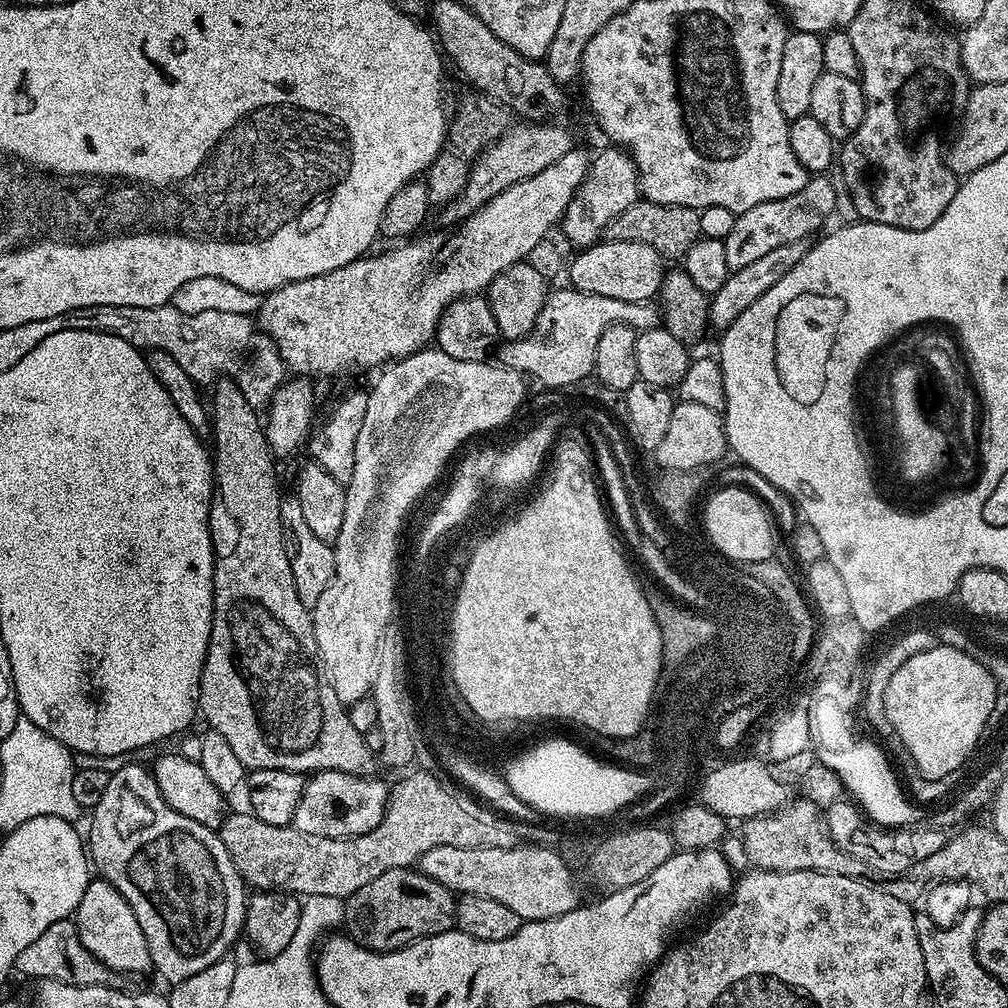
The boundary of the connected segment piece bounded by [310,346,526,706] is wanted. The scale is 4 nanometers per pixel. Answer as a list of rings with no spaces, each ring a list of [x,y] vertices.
[[[425,346],[412,356],[403,356],[402,359],[389,363],[380,374],[381,376],[376,380],[376,385],[370,388],[368,392],[366,415],[362,421],[362,430],[358,430],[358,443],[354,446],[354,474],[350,474],[350,482],[344,489],[346,494],[346,515],[342,517],[342,530],[336,535],[334,541],[336,577],[330,582],[330,586],[326,586],[326,590],[322,590],[322,598],[318,598],[318,602],[311,605],[310,608],[312,625],[314,626],[314,638],[318,646],[322,671],[328,677],[330,686],[334,686],[334,694],[338,694],[338,698],[345,706],[351,706],[371,693],[372,679],[375,672],[375,654],[377,653],[376,637],[380,635],[381,628],[386,628],[386,624],[394,620],[392,611],[396,608],[396,588],[398,592],[396,559],[400,556],[400,531],[403,530],[404,523],[407,522],[408,515],[412,512],[412,507],[419,502],[420,496],[427,494],[428,487],[439,478],[440,471],[448,464],[448,459],[453,455],[452,460],[469,440],[483,433],[495,433],[497,430],[503,429],[500,427],[520,408],[520,403],[524,400],[524,383],[526,383],[525,377],[517,372],[515,368],[506,368],[499,362],[450,358],[450,354],[441,352],[435,346]]]

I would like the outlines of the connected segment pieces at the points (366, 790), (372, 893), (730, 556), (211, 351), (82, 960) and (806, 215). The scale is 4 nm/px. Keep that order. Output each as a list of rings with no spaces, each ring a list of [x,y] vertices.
[[[318,772],[305,783],[302,798],[292,815],[291,827],[299,832],[322,838],[341,840],[347,836],[361,836],[382,822],[390,803],[389,785],[377,778],[354,776],[345,772]]]
[[[415,867],[391,868],[344,900],[343,927],[361,948],[369,948],[371,952],[394,952],[424,936],[453,931],[456,901],[451,890]]]
[[[720,486],[717,492],[707,497],[703,505],[702,525],[710,530],[707,543],[717,546],[717,553],[727,560],[740,564],[771,560],[776,553],[778,529],[772,519],[772,513],[752,492],[739,486]]]
[[[171,303],[149,308],[98,306],[80,308],[74,314],[74,324],[94,332],[109,332],[141,350],[170,354],[198,386],[211,385],[220,377],[234,379],[248,405],[257,410],[267,405],[286,379],[286,365],[276,344],[260,331],[252,316],[225,314],[223,310],[202,310],[202,314],[187,316]]]
[[[71,919],[59,920],[46,930],[22,954],[18,954],[14,965],[17,973],[21,972],[24,976],[29,976],[32,982],[41,980],[57,980],[70,986],[102,986],[103,988],[113,988],[119,992],[143,992],[146,984],[145,977],[139,973],[115,972],[106,967],[105,964],[98,962],[86,946],[82,946],[82,938],[78,934],[75,923]]]
[[[824,174],[813,175],[797,196],[772,199],[739,213],[731,221],[728,235],[723,239],[729,272],[742,270],[742,266],[748,266],[755,259],[762,258],[762,254],[767,254],[786,242],[798,241],[802,237],[808,238],[808,235],[820,227],[830,214],[833,215],[838,188],[828,178],[830,177]]]

